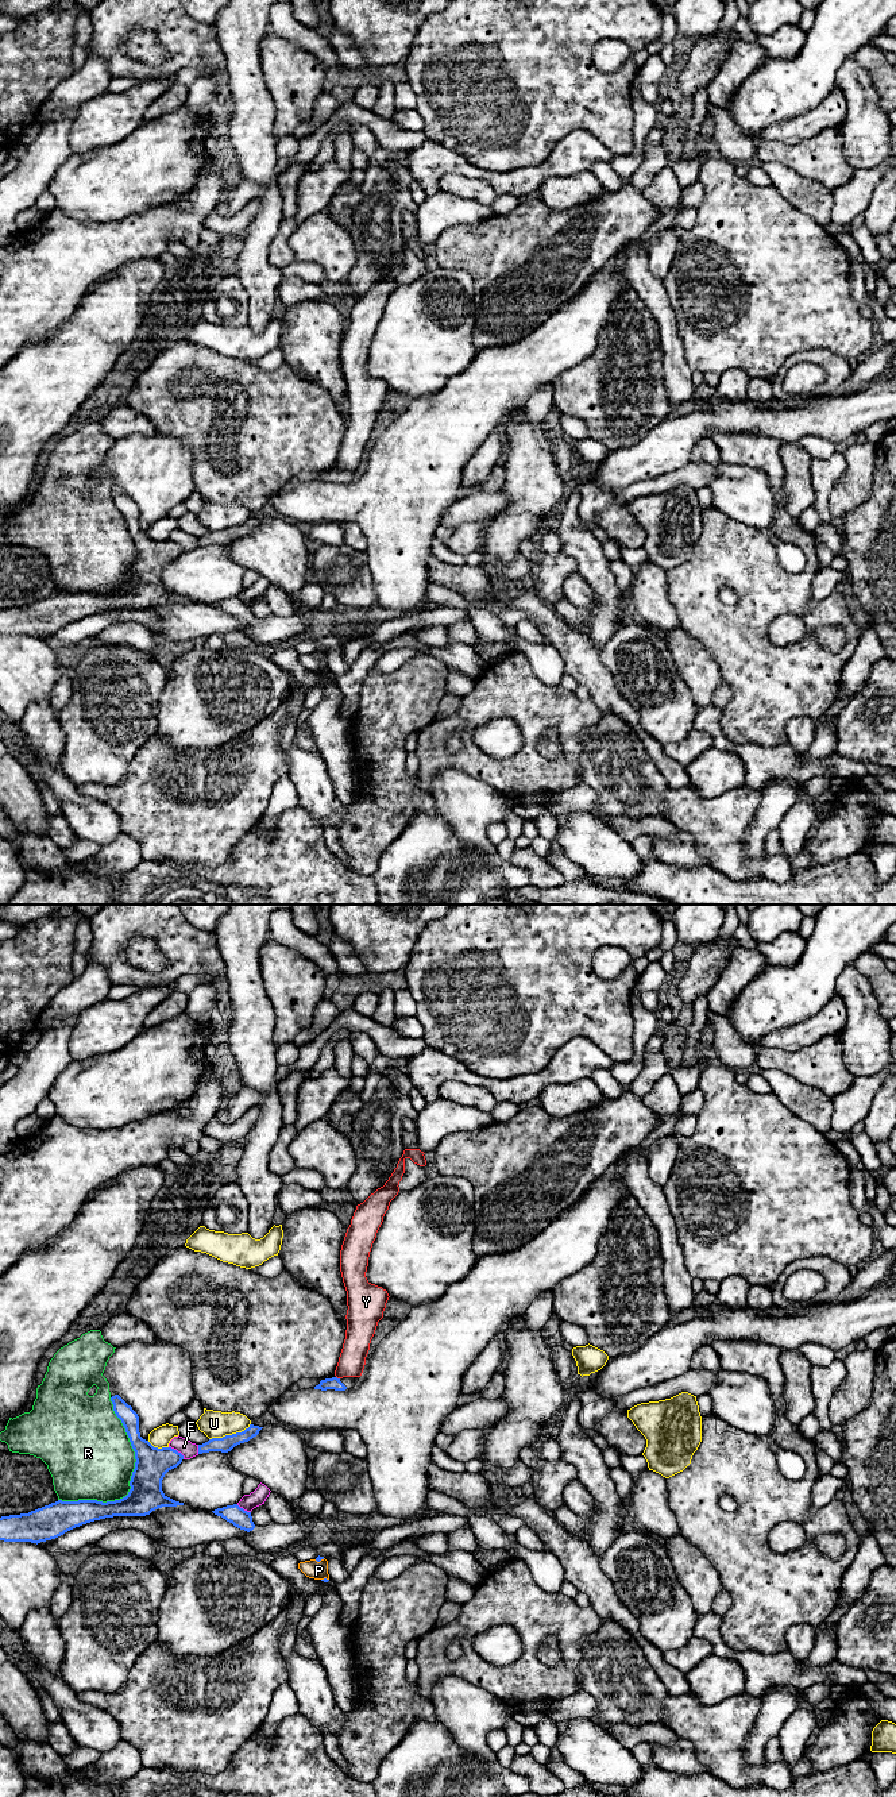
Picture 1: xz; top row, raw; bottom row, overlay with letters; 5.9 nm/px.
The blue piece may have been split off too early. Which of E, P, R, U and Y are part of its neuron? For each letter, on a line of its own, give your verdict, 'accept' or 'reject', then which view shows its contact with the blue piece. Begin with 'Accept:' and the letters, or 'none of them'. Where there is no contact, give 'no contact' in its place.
Accept: none of them
E: reject | xz
P: reject | xz
R: reject | xz
U: reject | xz
Y: reject | xz

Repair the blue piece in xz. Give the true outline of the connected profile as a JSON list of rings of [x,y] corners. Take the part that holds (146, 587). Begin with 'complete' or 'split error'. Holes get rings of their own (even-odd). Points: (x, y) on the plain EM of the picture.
complete; [[[119,487],[111,490],[113,504],[121,513],[135,544],[135,562],[130,585],[115,594],[58,593],[28,606],[0,610],[0,633],[40,636],[55,632],[82,617],[113,609],[146,609],[162,599],[184,595],[162,583],[165,567],[177,560],[184,548],[171,540],[154,540],[139,525],[139,509]]]

